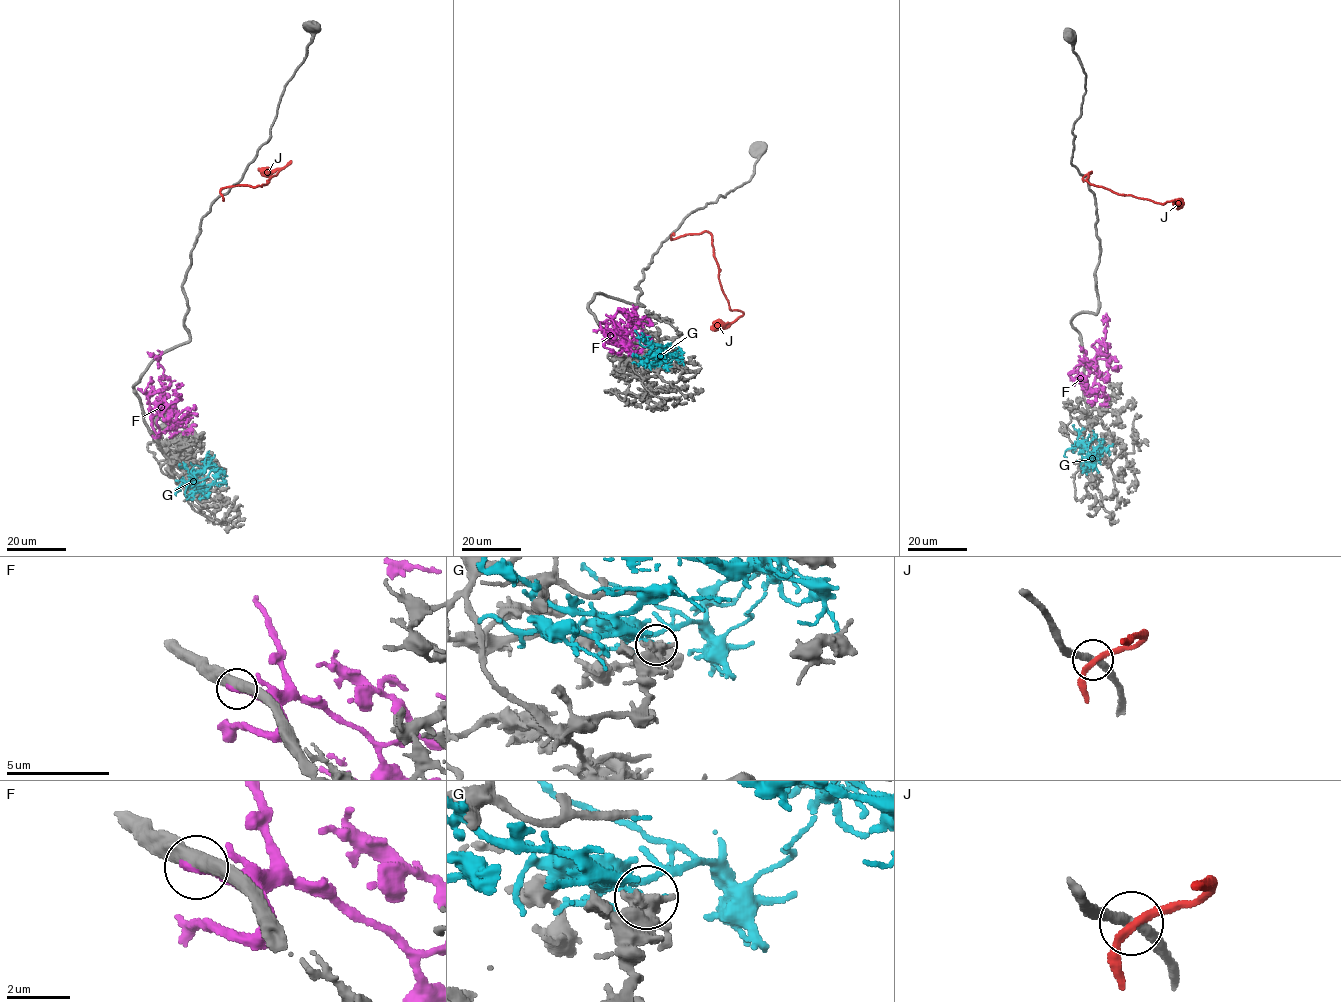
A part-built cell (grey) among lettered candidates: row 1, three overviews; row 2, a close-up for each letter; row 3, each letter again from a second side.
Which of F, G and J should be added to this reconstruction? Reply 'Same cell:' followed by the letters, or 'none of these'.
Same cell: F

